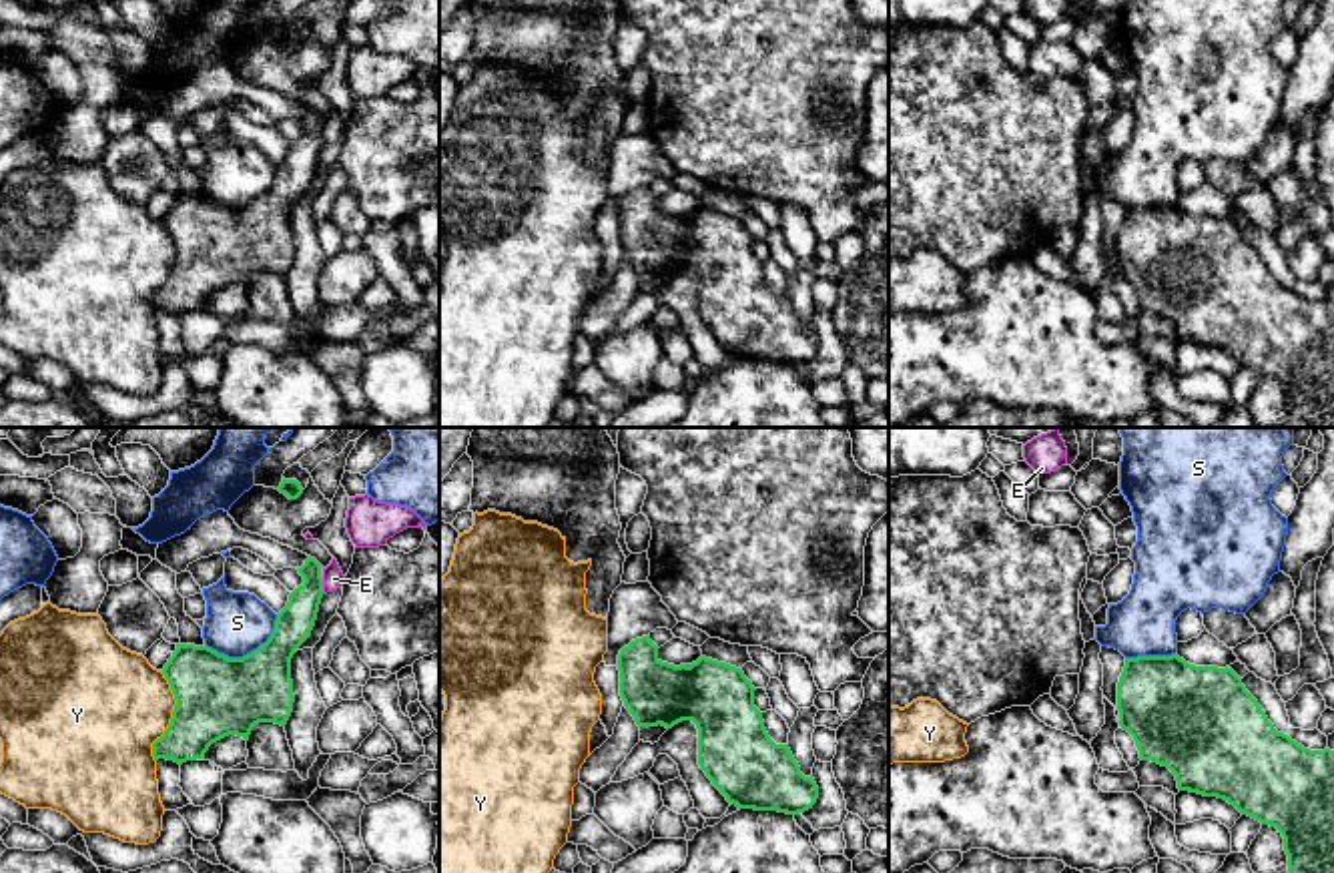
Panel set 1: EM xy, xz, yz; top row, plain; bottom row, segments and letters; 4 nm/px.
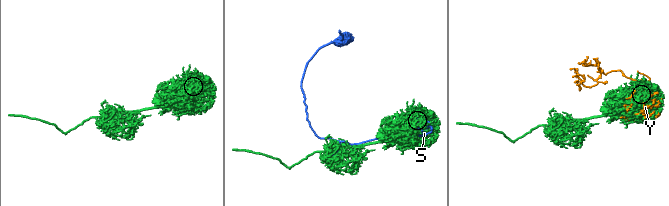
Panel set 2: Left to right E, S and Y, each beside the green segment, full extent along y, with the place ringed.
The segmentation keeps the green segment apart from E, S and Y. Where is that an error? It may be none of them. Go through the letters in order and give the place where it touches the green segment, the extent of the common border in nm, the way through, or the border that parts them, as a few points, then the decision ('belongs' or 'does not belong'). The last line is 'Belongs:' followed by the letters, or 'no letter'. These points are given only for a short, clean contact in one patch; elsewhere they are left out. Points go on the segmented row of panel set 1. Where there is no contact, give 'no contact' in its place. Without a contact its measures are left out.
E: contact xy (321, 587); length 70 nm; does not belong
S: contact xy (247, 655); length 320 nm; border xy (277, 615), (271, 635), (241, 657), (225, 657), (205, 645); does not belong
Y: contact xy (173, 717); length 360 nm; does not belong
Belongs: no letter

